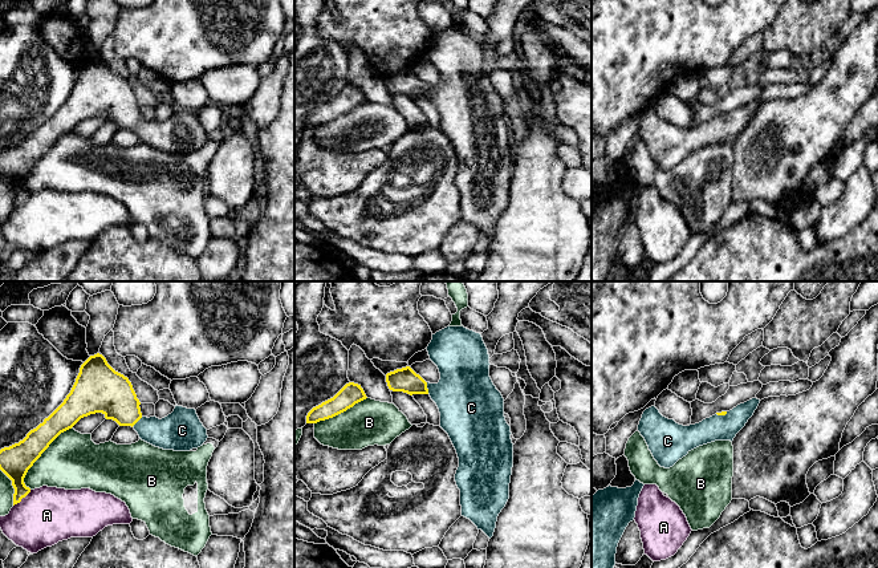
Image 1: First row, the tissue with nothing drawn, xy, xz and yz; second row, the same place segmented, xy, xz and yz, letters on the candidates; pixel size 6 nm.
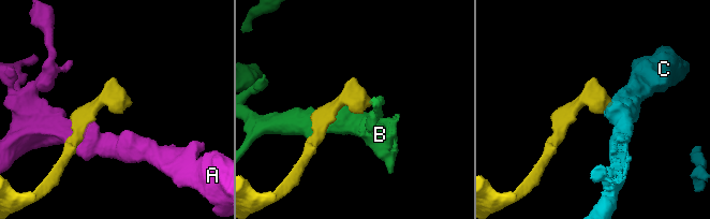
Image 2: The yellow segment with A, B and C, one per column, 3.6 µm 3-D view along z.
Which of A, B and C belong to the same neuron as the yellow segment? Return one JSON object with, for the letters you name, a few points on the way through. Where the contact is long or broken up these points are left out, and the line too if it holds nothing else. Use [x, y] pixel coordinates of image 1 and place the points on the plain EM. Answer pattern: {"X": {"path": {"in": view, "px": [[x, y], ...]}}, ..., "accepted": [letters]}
{"C": {"path": {"in": "xz", "px": [[405, 82], [426, 90], [439, 96], [466, 100]]}}, "accepted": ["C"]}

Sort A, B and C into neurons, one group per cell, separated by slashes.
A / B / C

